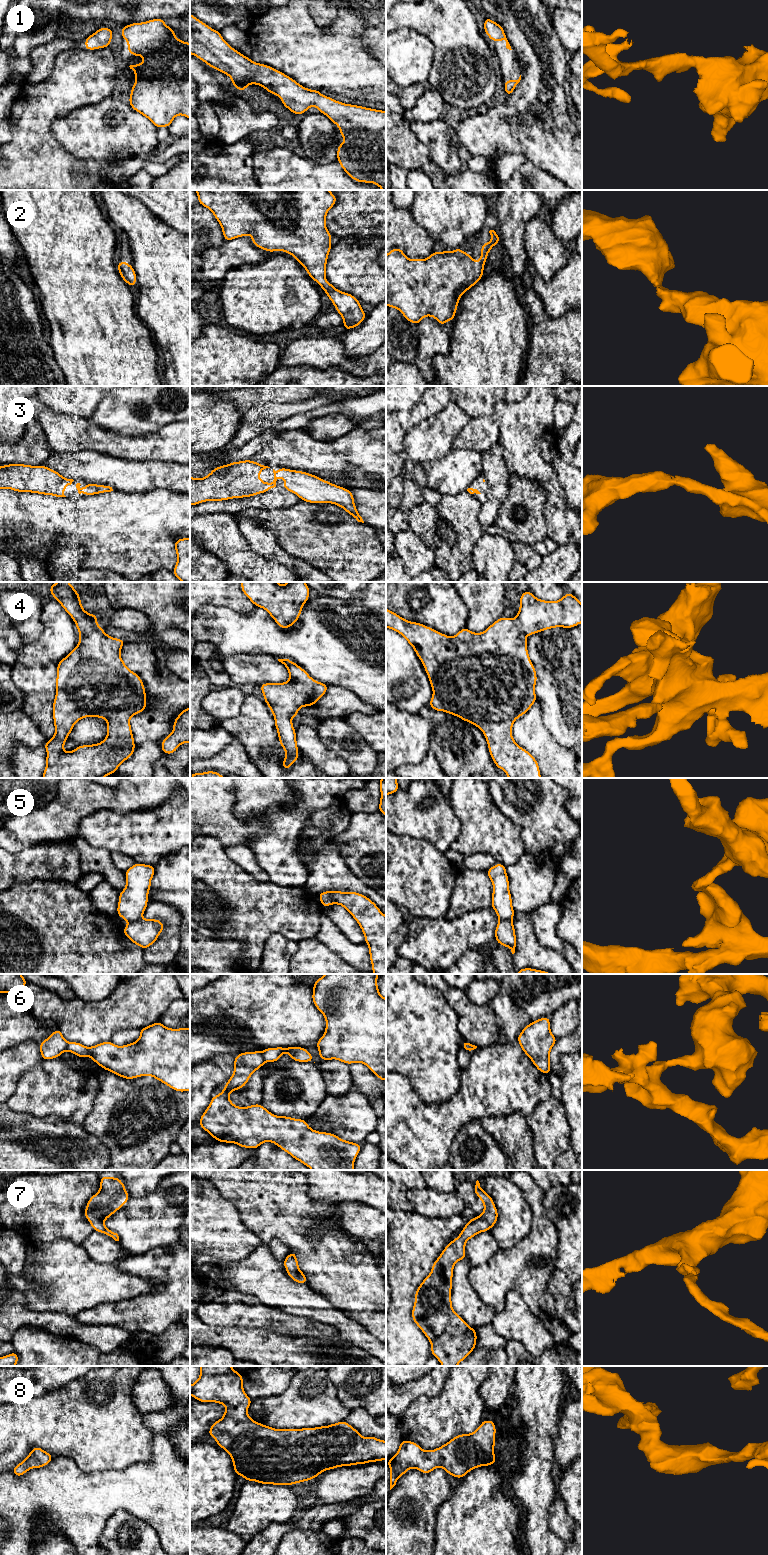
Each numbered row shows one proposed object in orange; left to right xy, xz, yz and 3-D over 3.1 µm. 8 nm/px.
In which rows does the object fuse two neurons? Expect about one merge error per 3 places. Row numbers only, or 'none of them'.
5, 6

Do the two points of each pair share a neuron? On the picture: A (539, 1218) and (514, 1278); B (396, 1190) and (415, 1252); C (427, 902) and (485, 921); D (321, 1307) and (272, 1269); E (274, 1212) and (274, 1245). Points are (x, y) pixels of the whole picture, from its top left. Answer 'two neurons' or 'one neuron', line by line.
A: one neuron
B: two neurons
C: two neurons
D: one neuron
E: two neurons

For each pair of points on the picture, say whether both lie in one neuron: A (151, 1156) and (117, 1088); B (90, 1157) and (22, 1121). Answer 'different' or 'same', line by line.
A: same
B: same

